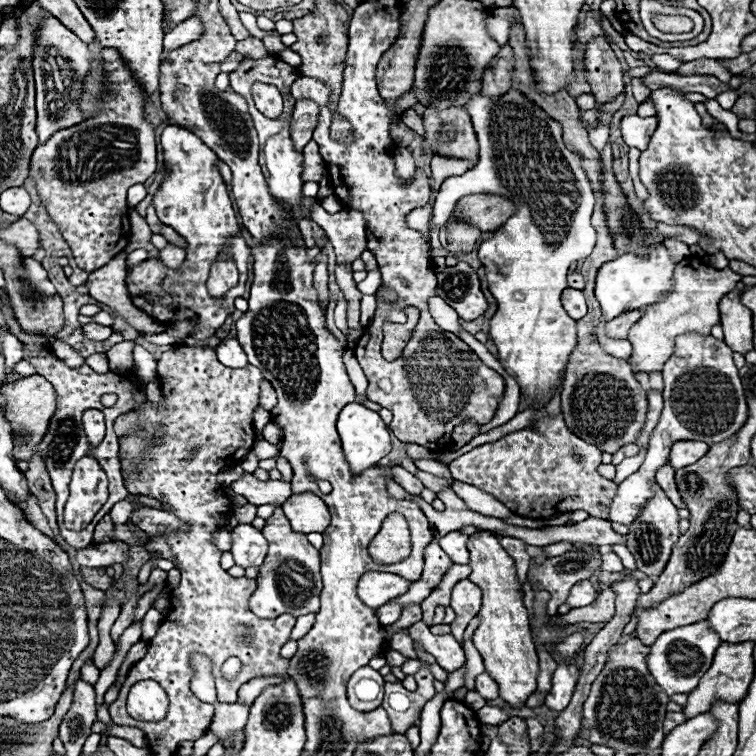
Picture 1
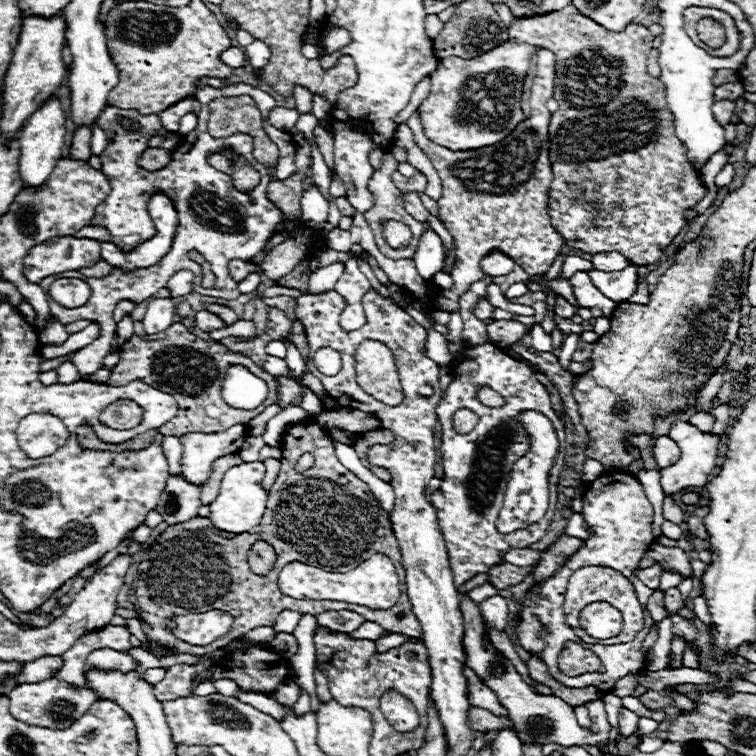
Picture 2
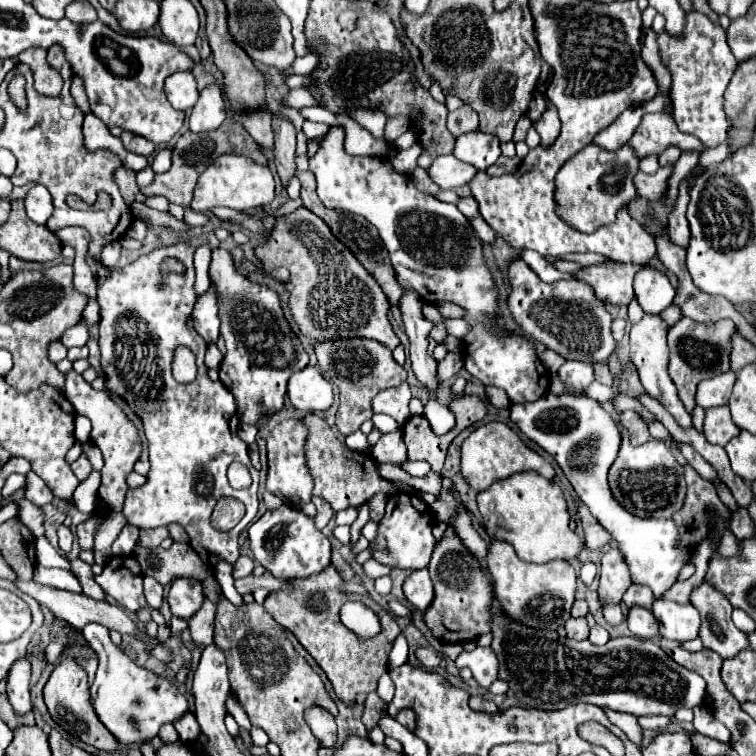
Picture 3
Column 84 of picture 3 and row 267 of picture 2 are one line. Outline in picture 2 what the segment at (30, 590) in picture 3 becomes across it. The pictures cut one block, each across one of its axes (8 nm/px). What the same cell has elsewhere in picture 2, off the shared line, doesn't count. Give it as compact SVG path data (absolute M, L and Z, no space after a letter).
M598 252L592 256L590 262L594 264L596 270L604 270L604 272L616 272L628 266L628 260L618 252Z

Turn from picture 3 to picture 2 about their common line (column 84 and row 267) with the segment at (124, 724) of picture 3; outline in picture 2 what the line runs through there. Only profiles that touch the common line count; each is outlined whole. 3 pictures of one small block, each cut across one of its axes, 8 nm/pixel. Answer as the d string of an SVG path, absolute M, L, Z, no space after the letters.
M628 264L624 270L620 272L602 272L602 270L592 270L588 272L588 276L592 276L592 284L598 286L598 290L612 298L616 304L626 302L638 286L638 266L636 264Z

